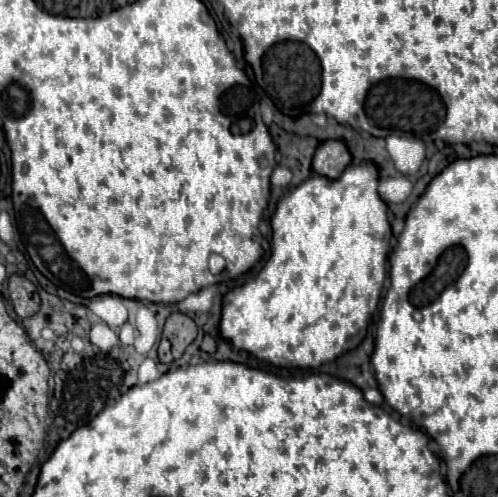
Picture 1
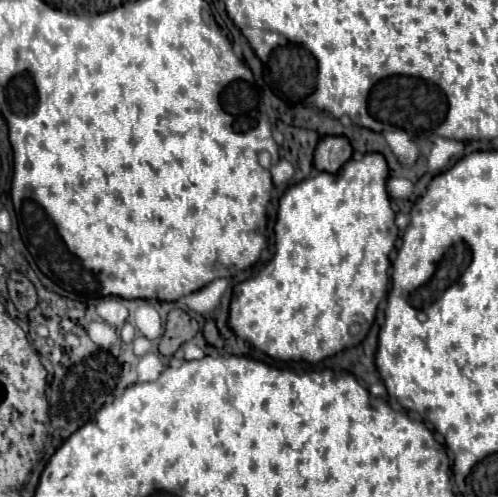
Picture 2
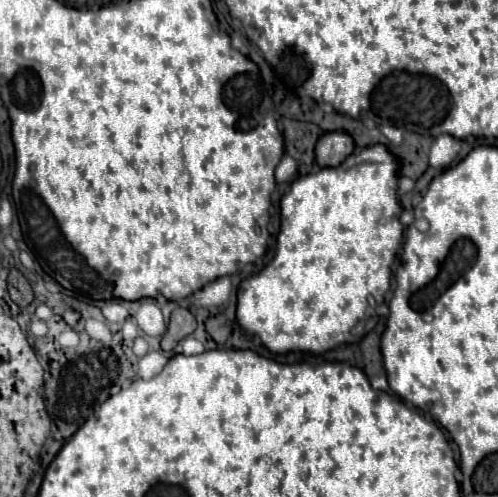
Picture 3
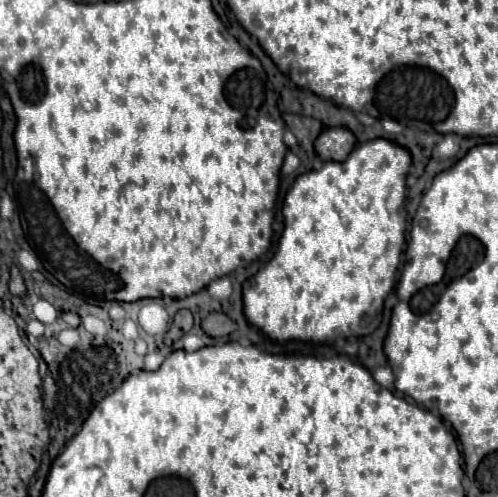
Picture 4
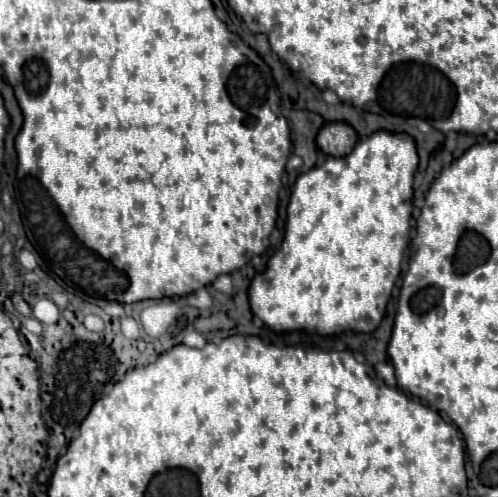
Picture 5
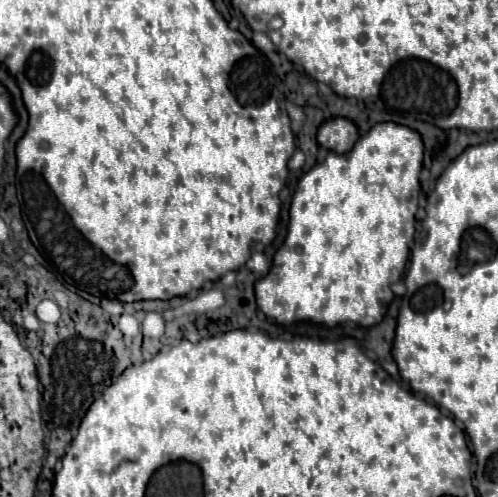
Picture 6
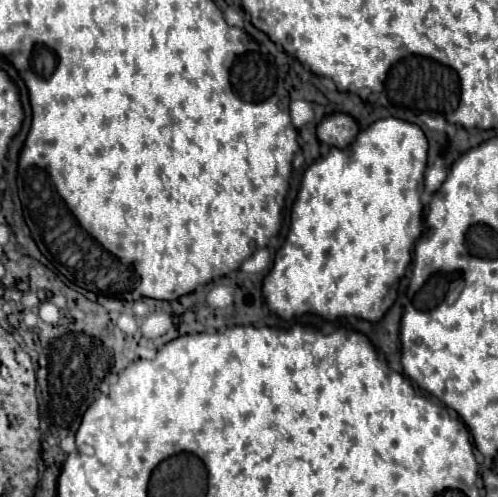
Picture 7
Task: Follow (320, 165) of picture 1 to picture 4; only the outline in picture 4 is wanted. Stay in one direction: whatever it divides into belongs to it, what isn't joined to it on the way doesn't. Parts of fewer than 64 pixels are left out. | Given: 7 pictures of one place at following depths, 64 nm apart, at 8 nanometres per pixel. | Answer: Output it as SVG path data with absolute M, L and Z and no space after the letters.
M326 128L314 142L316 154L322 162L344 162L354 146L356 138L348 128Z

